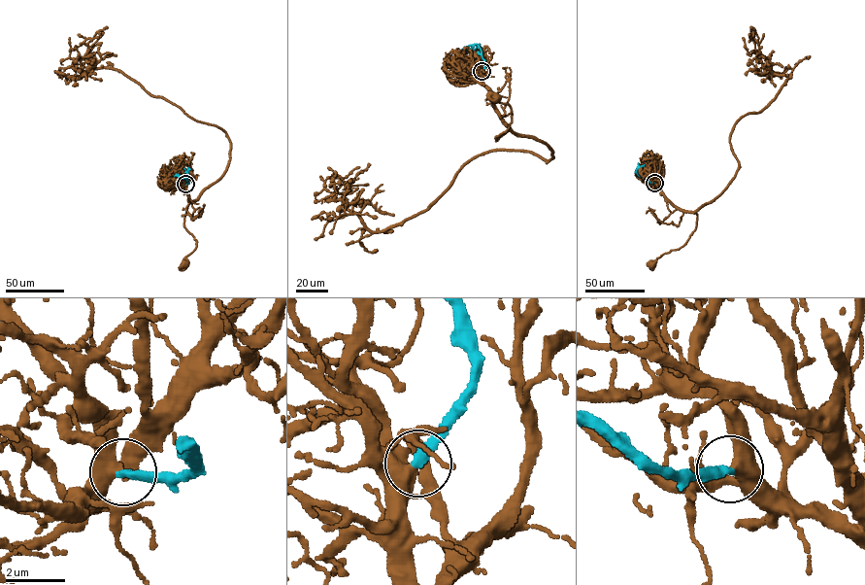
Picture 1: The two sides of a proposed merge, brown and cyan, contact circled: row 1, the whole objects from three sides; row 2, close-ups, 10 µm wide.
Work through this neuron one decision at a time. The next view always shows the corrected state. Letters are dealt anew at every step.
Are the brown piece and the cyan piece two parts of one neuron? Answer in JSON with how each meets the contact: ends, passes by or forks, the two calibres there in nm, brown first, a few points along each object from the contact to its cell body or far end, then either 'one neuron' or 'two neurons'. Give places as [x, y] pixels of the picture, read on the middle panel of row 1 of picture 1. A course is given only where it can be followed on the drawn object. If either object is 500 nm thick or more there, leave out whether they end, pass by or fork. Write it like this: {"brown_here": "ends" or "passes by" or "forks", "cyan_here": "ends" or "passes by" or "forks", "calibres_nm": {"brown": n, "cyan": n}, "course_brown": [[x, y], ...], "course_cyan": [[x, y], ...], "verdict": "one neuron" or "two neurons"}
{"brown_here": "passes by", "cyan_here": "ends", "calibres_nm": {"brown": 420, "cyan": 320}, "course_brown": [[482, 72], [482, 85], [509, 129], [496, 141], [509, 126], [512, 114], [511, 106], [495, 97]], "course_cyan": [[482, 71], [484, 61], [481, 48], [476, 44], [465, 48], [472, 51], [476, 47]], "verdict": "one neuron"}

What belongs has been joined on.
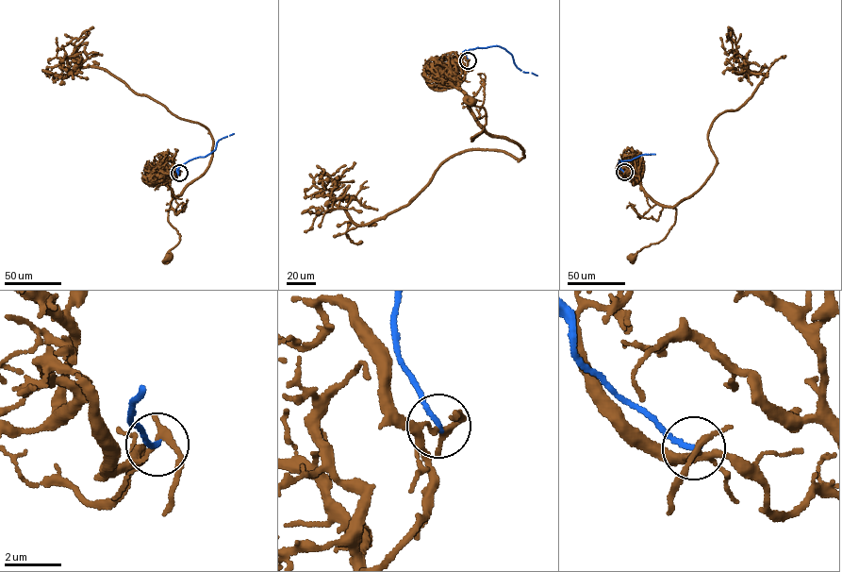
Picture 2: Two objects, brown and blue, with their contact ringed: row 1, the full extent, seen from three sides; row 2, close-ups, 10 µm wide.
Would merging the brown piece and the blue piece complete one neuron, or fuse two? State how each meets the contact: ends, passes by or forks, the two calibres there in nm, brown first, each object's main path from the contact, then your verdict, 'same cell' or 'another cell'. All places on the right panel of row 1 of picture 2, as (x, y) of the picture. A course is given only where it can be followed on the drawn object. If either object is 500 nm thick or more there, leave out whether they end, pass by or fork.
brown forks | blue ends | 170/160 nm | brown via (624, 172), (638, 177), (641, 188), (656, 202), (676, 210), (675, 223), (663, 239), (645, 246), (632, 258) | blue via (624, 172), (619, 168), (619, 160), (655, 154) | another cell

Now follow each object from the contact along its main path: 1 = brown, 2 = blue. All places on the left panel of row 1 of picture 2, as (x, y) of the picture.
1: (179, 173), (169, 180), (172, 194), (180, 194), (172, 201), (169, 210), (169, 222), (180, 236), (169, 258)
2: (179, 173), (180, 166), (210, 153), (218, 141), (234, 133)

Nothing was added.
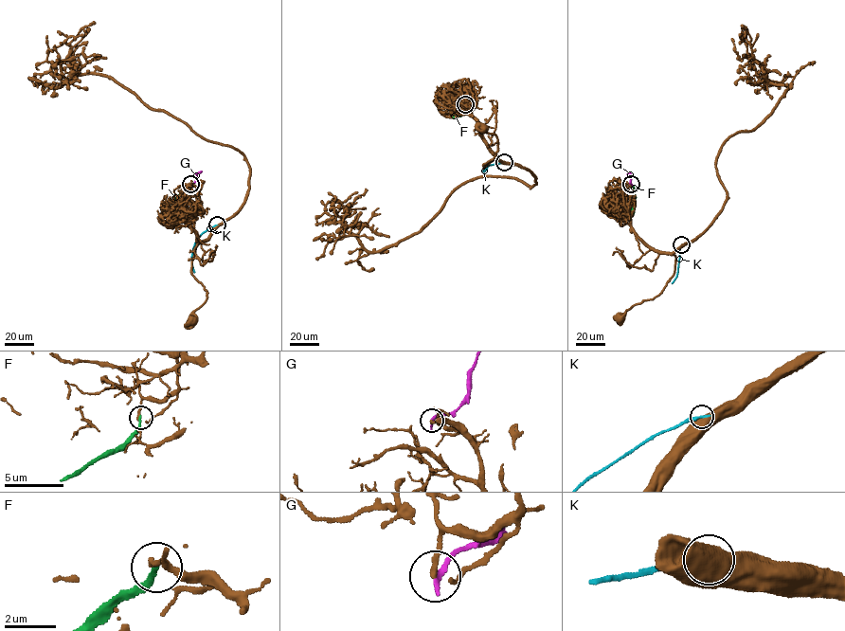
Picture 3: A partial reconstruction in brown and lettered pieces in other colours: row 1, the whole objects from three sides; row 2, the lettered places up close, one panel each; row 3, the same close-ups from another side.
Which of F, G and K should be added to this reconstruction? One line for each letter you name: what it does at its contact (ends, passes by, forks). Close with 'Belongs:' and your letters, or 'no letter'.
G: it ends
Belongs: G

